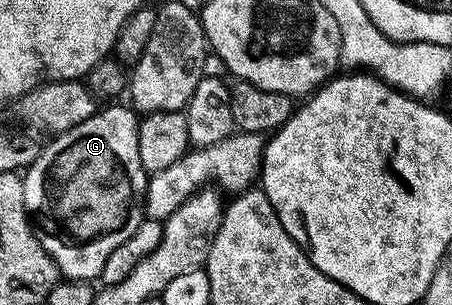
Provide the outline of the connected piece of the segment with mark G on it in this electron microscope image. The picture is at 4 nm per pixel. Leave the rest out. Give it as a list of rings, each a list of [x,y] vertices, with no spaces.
[[[112,103],[109,109],[101,108],[86,123],[70,127],[70,131],[57,133],[49,145],[41,148],[34,163],[23,174],[24,206],[36,230],[38,243],[60,268],[61,278],[70,281],[95,282],[100,276],[106,259],[146,219],[144,196],[148,190],[150,174],[142,167],[138,157],[138,113],[124,103]]]

